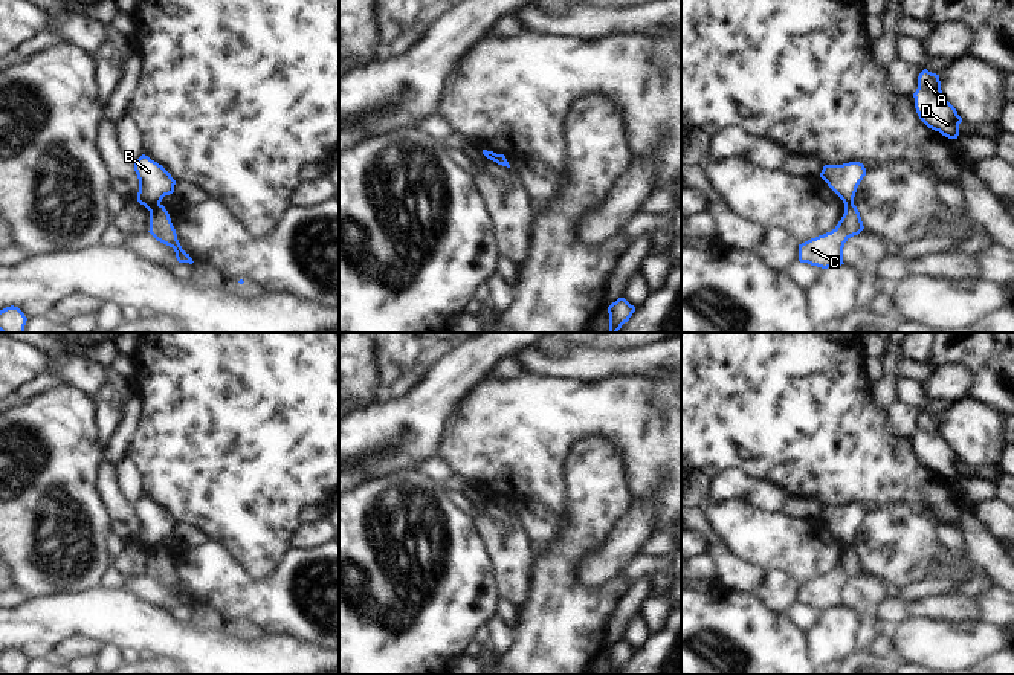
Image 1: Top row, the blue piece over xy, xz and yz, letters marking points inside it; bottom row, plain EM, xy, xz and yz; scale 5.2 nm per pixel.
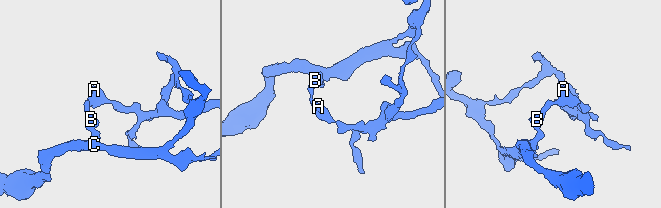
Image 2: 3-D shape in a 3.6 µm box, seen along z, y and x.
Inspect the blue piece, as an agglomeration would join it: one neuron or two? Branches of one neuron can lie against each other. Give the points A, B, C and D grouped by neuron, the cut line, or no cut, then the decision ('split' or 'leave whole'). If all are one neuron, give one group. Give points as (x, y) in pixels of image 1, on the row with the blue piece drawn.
A B D / C; cut in xy along (159, 203), (148, 209); split

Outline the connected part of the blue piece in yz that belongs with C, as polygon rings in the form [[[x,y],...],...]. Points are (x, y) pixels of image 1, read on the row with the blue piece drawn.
[[[854,203],[844,205],[838,224],[823,235],[799,244],[799,261],[822,269],[837,267],[843,263],[844,243],[864,229],[860,212]]]

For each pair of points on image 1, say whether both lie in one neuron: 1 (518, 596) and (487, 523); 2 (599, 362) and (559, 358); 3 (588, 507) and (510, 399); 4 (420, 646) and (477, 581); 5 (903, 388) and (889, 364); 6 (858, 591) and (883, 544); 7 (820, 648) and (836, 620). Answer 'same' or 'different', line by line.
1: same
2: same
3: different
4: same
5: different
6: different
7: same

